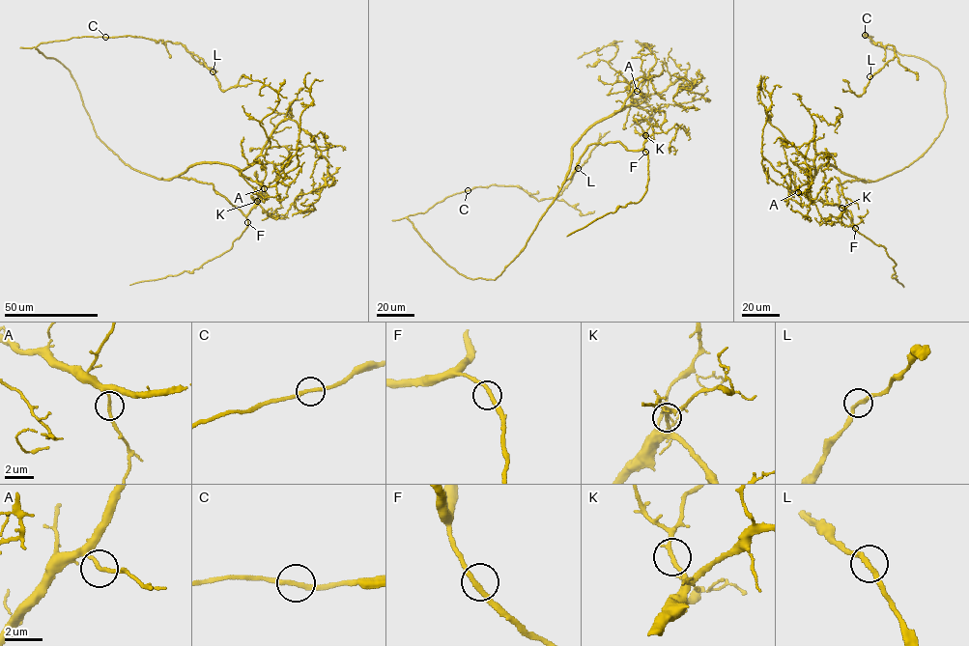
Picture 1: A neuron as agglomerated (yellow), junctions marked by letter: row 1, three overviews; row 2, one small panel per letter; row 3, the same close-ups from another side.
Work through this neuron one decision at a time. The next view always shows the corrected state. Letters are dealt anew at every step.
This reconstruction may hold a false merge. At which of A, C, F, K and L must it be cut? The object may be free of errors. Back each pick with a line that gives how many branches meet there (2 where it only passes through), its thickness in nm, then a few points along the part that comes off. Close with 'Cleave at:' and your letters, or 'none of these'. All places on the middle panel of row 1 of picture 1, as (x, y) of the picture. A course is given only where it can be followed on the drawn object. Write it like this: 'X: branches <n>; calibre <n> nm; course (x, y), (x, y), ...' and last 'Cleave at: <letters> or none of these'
Cleave at: none of these

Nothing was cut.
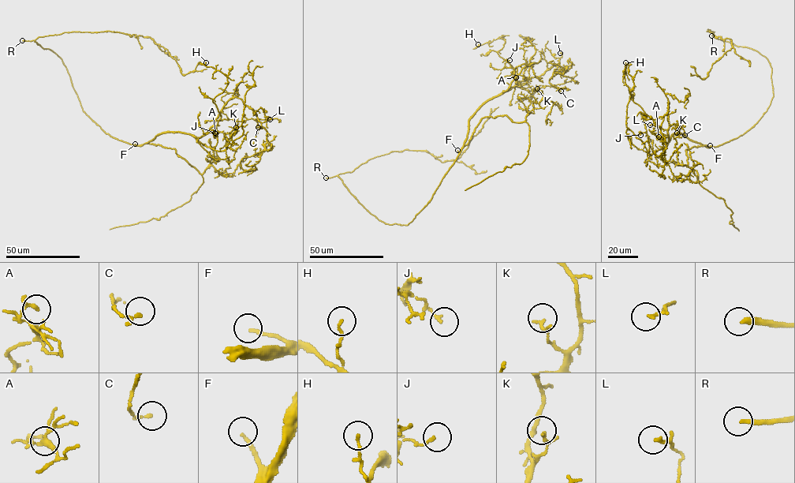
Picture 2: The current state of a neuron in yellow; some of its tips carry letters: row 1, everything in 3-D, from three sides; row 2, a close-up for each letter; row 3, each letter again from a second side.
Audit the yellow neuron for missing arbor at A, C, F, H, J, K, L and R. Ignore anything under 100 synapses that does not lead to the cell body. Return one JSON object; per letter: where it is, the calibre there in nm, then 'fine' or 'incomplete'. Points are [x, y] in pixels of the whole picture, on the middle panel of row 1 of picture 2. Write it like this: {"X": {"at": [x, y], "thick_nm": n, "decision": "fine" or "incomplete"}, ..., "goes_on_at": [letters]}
{"A": {"at": [516, 77], "thick_nm": 180, "decision": "fine"}, "C": {"at": [561, 91], "thick_nm": 180, "decision": "fine"}, "F": {"at": [457, 150], "thick_nm": 170, "decision": "incomplete"}, "H": {"at": [478, 44], "thick_nm": 120, "decision": "fine"}, "J": {"at": [509, 60], "thick_nm": 150, "decision": "fine"}, "K": {"at": [537, 88], "thick_nm": 110, "decision": "fine"}, "L": {"at": [560, 53], "thick_nm": 110, "decision": "fine"}, "R": {"at": [326, 177], "thick_nm": 240, "decision": "incomplete"}, "goes_on_at": ["F", "R"]}

